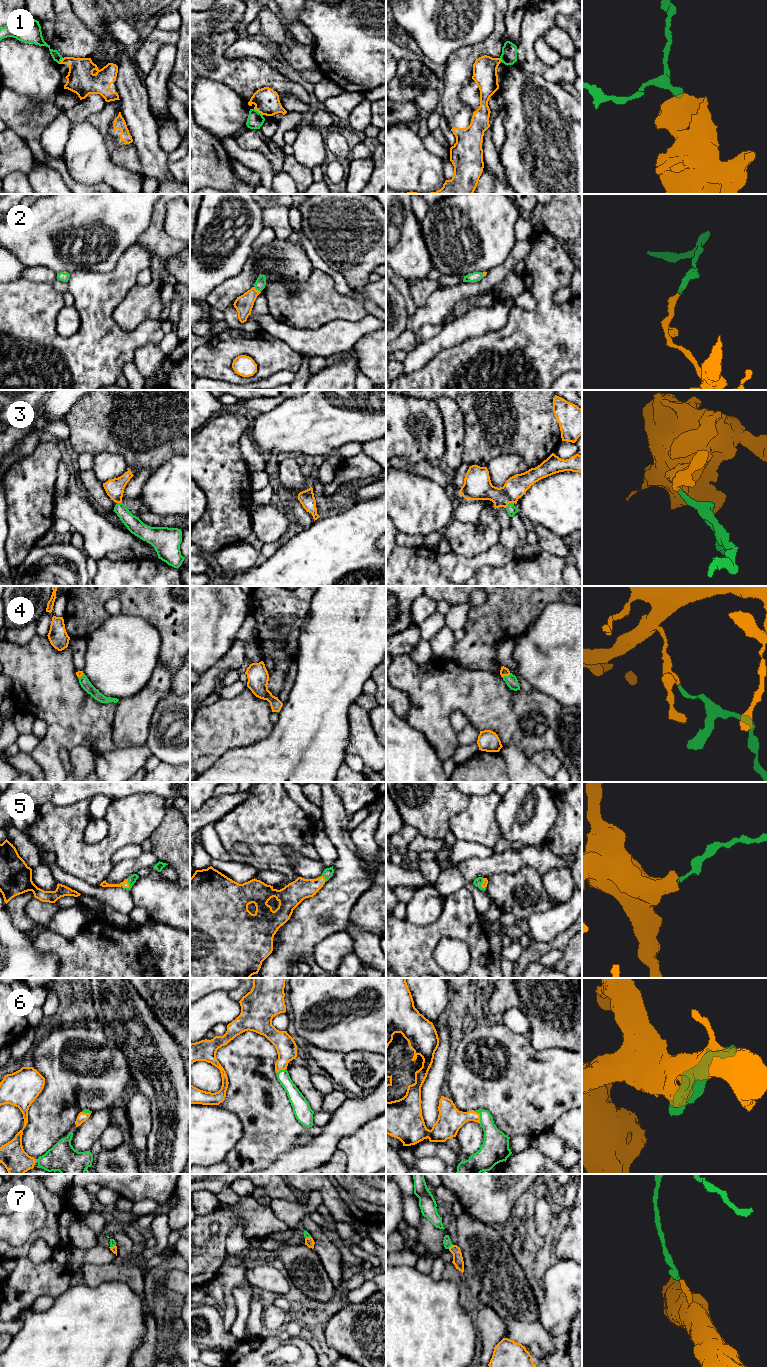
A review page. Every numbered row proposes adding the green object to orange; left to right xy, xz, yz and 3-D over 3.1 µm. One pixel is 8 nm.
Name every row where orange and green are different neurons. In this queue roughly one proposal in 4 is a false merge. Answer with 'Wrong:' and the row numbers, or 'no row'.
Wrong: 1

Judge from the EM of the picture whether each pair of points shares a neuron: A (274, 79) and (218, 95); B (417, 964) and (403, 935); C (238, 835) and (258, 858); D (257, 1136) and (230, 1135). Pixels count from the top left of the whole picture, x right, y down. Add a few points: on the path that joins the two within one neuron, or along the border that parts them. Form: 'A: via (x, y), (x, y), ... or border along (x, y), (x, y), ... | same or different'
A: border along (212, 80), (226, 84), (247, 104) | different
B: via (410, 957), (409, 951), (403, 942) | same
C: via (245, 836), (258, 851) | same
D: border along (236, 1114), (242, 1126), (243, 1136), (227, 1153) | different

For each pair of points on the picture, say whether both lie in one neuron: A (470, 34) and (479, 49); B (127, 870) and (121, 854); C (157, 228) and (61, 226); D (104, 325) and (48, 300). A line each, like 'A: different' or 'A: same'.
A: different
B: different
C: different
D: same

